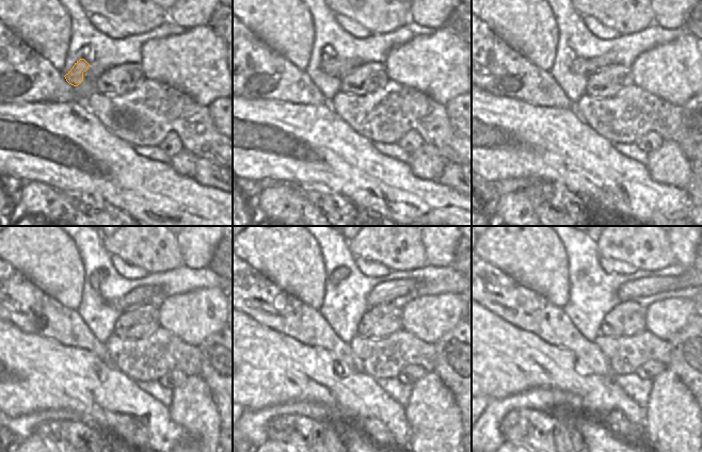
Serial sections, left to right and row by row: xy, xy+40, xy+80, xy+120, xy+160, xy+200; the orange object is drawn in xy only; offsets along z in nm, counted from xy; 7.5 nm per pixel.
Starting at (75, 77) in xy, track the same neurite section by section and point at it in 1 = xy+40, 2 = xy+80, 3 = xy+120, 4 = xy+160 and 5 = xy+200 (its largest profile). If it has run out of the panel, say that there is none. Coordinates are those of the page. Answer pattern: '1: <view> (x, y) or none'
1: xy+40 (339, 67)
2: xy+80 (585, 66)
3: xy+120 (140, 296)
4: xy+160 (386, 292)
5: xy+200 (643, 287)

